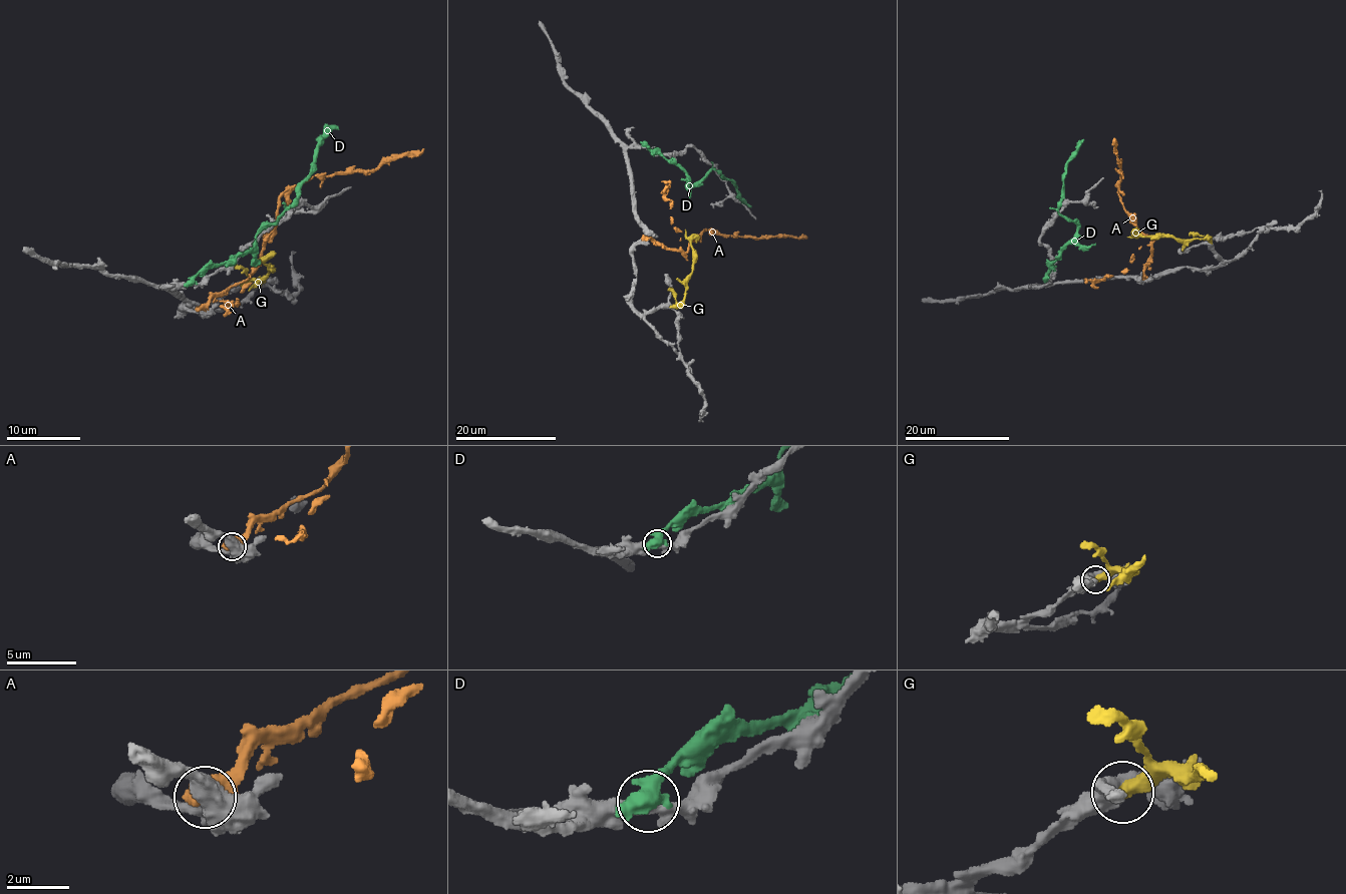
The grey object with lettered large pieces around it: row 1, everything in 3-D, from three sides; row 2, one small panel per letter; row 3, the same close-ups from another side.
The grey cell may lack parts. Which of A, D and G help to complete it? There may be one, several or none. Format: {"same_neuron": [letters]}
{"same_neuron": ["G"]}

